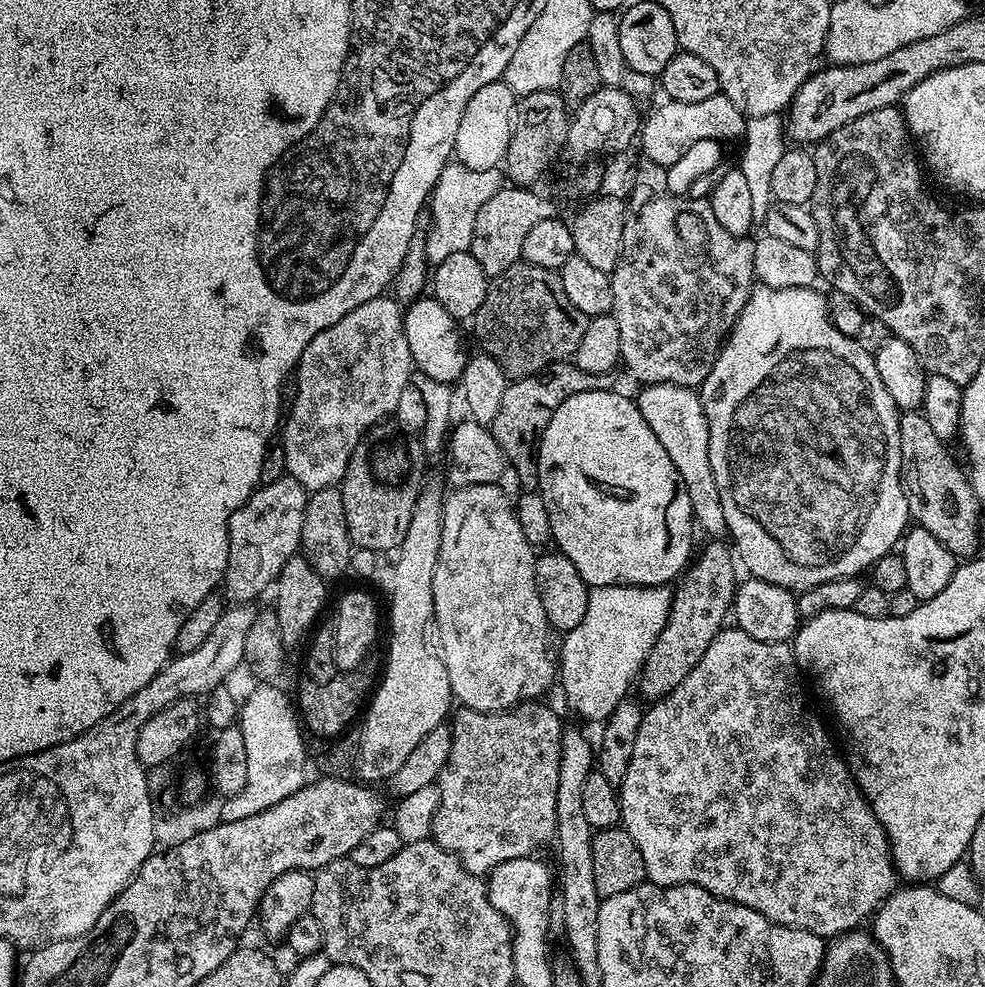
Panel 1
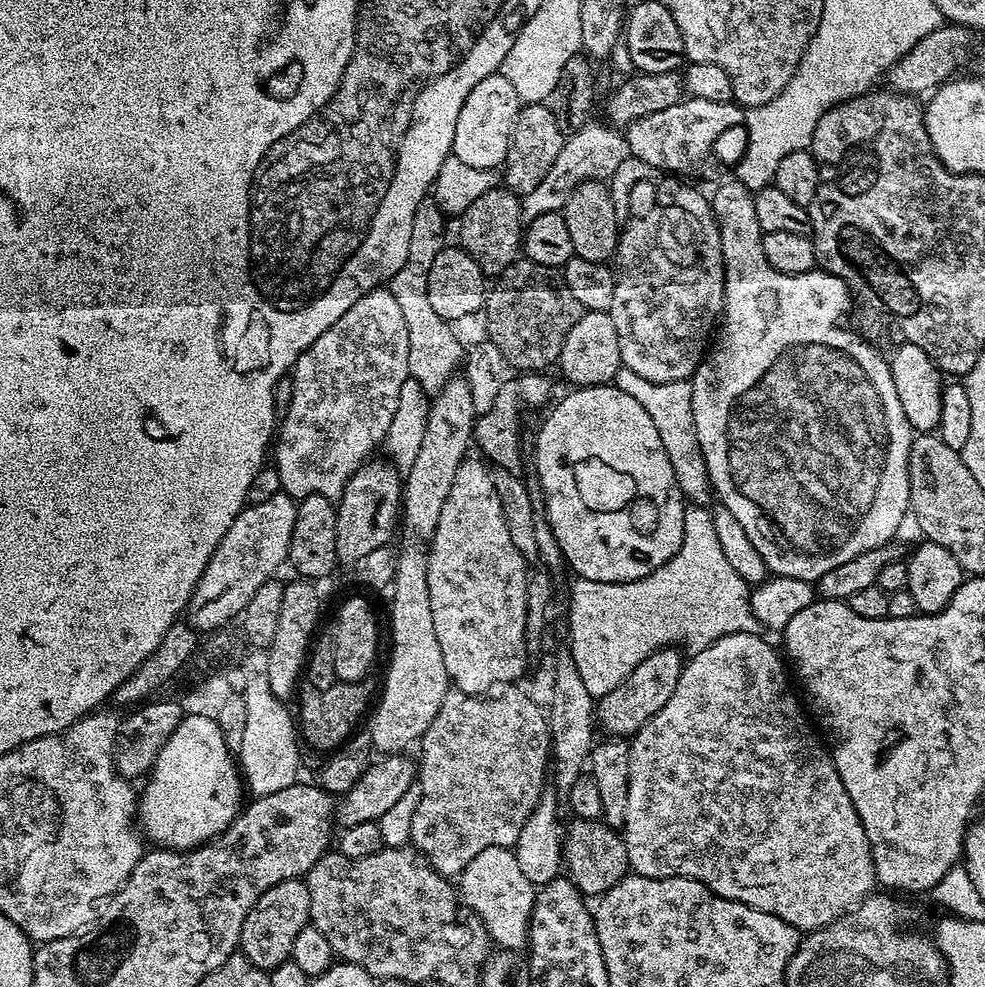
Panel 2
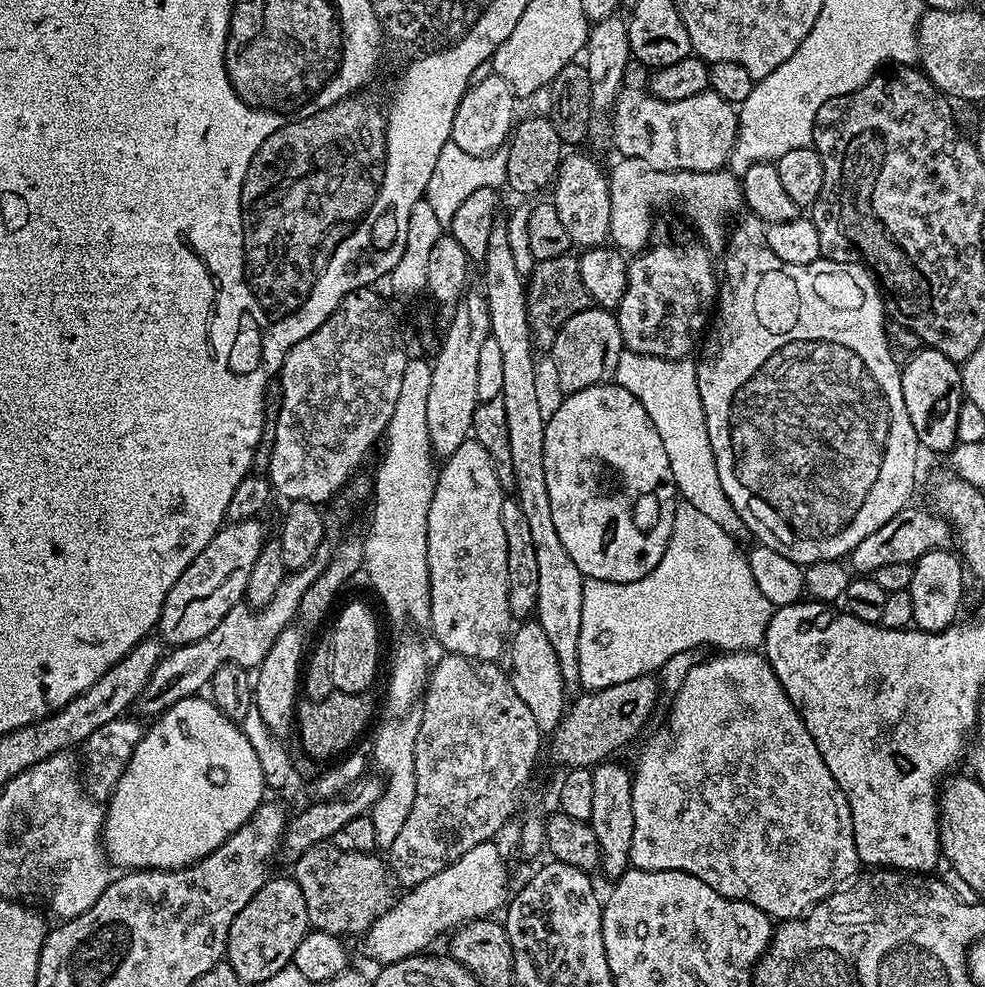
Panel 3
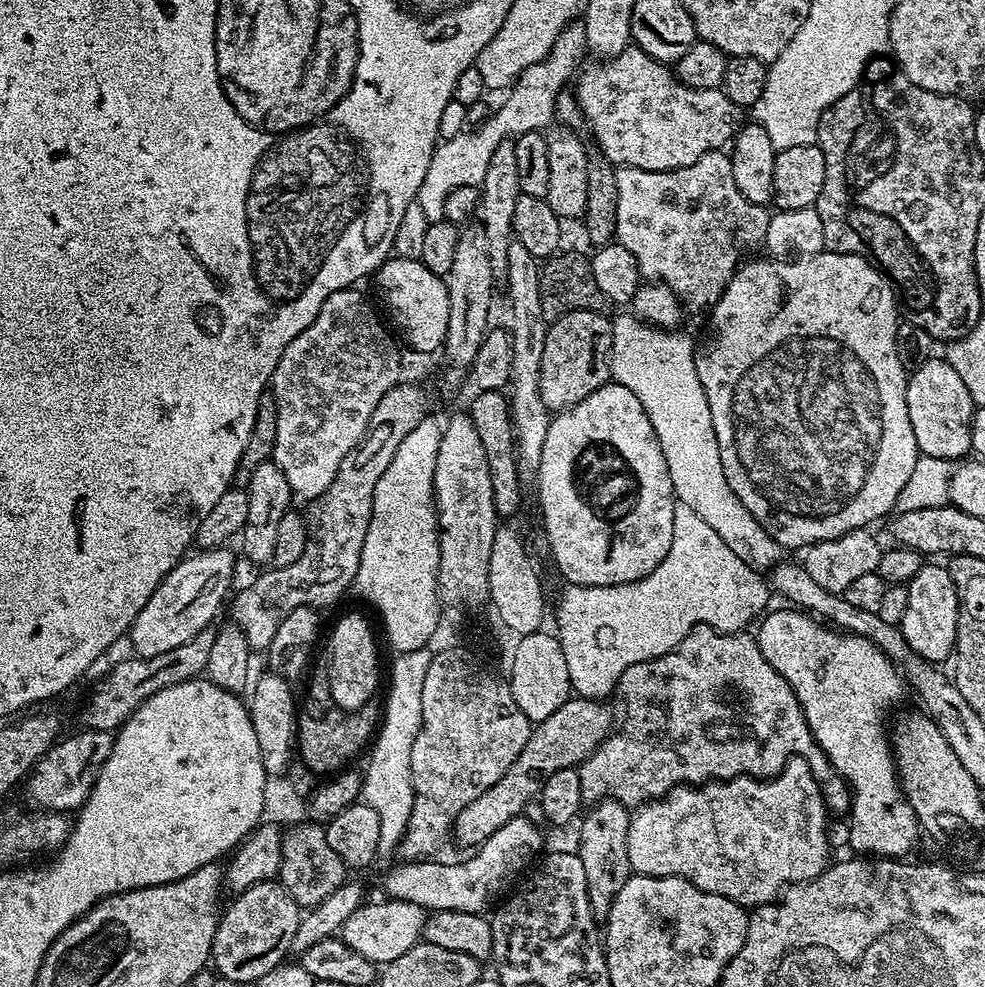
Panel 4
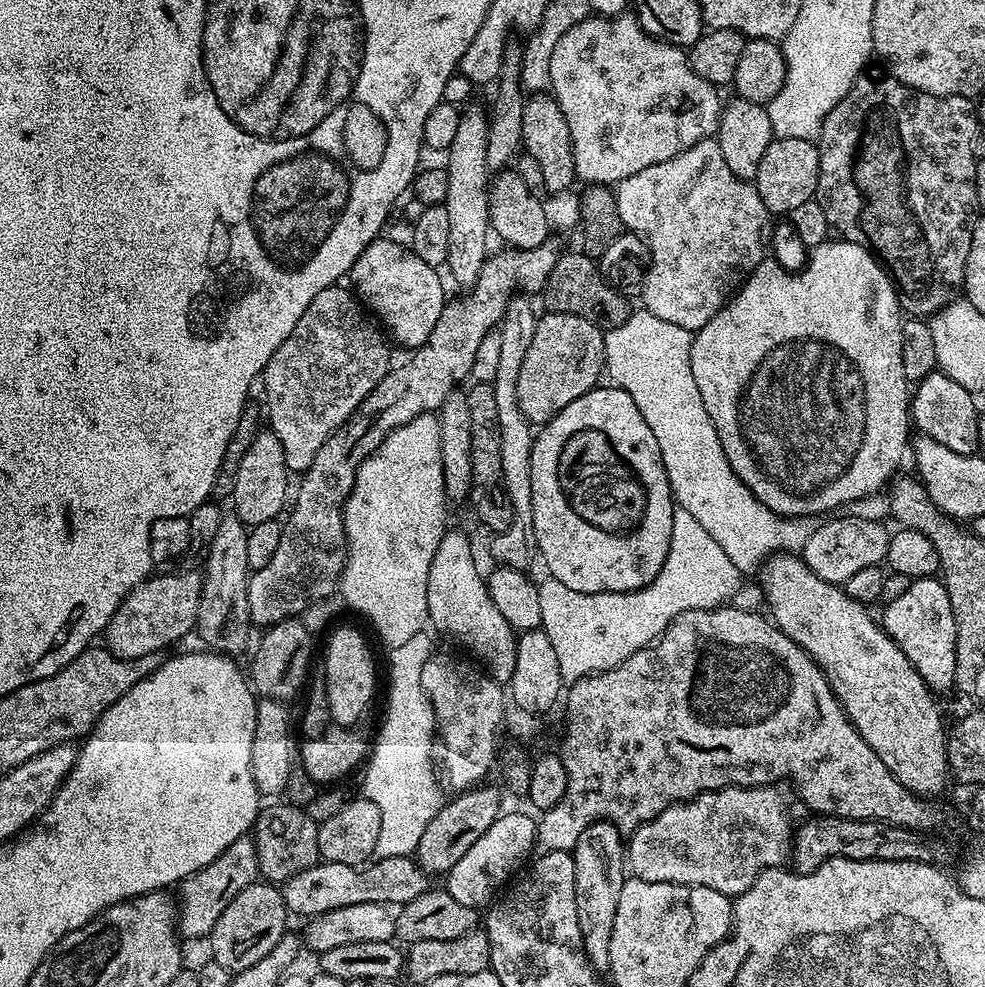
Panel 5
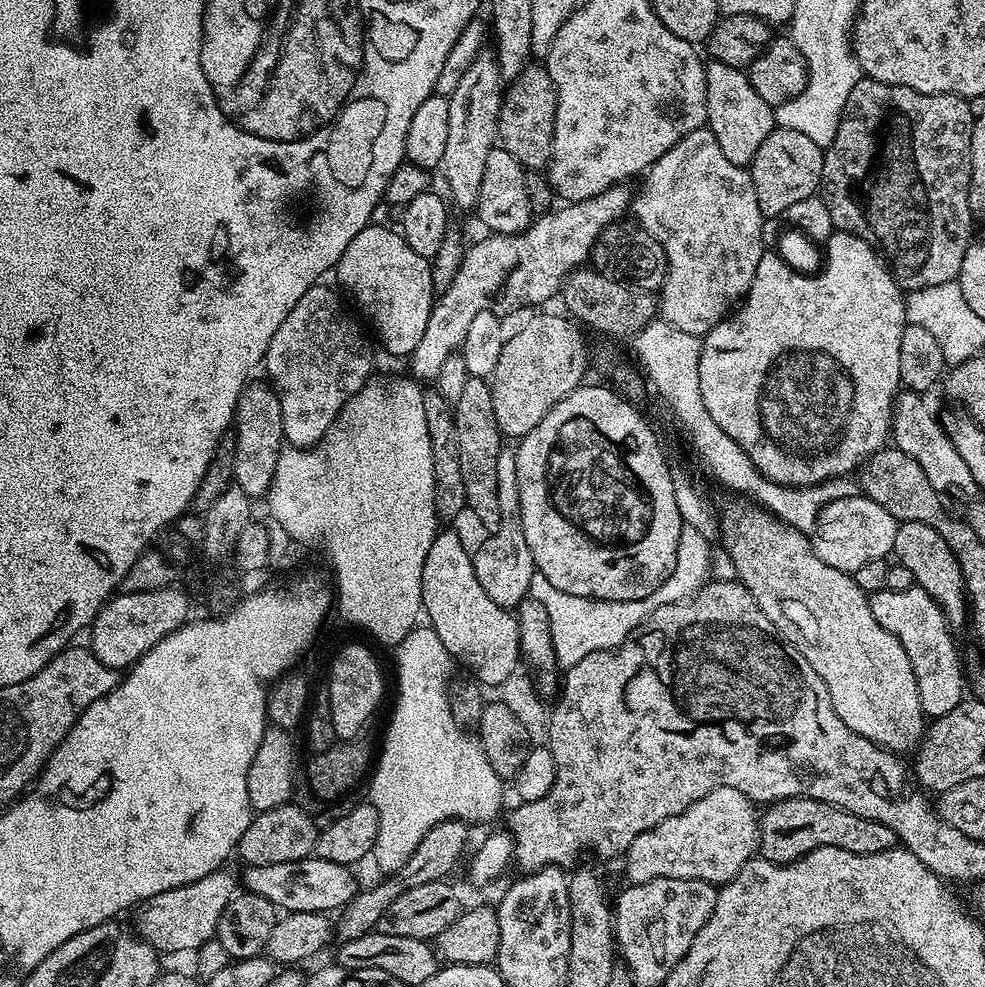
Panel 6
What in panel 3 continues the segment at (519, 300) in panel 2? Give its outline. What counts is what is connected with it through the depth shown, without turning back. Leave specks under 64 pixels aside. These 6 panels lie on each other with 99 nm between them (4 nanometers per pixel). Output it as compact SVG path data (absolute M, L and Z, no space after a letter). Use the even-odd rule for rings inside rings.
M575 255L546 258L536 261L531 276L526 280L528 297L528 325L532 331L532 343L537 349L551 349L556 330L563 326L574 314L590 307L586 286L578 274L578 259Z

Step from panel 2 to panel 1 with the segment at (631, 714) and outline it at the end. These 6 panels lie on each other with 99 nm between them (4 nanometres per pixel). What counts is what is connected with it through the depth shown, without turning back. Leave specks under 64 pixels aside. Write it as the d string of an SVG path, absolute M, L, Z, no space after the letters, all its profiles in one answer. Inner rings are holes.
M720 538L709 539L708 545L701 552L699 549L695 553L682 579L675 585L666 626L662 634L658 634L650 654L646 654L644 667L640 669L639 695L645 701L648 699L648 702L655 702L670 694L670 690L674 690L674 686L678 686L678 682L682 682L682 678L686 678L686 674L690 674L690 670L702 662L706 646L710 646L720 629L725 627L727 620L724 619L729 619L732 600L736 597L738 575L736 576L733 549L727 543L724 545L724 542Z

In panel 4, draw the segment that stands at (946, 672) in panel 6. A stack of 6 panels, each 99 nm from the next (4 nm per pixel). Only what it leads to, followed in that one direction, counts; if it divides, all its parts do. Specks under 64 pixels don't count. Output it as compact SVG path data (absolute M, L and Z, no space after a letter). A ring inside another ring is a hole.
M940 562L925 563L918 574L907 583L910 602L906 614L898 625L906 642L922 658L941 662L953 655L956 646L956 627L958 626L958 594L954 578L950 578L947 567Z

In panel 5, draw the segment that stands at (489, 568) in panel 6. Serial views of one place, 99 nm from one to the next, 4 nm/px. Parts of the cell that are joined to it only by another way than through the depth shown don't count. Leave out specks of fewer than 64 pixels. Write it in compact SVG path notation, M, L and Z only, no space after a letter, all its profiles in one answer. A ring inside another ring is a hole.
M517 294L508 303L504 319L498 328L502 334L502 346L498 350L498 374L490 382L494 390L494 403L498 405L502 476L506 494L514 510L514 518L510 526L506 526L504 532L491 537L492 556L496 559L497 565L521 570L531 569L532 559L535 561L538 556L532 525L532 495L530 494L530 454L534 428L518 406L518 370L522 370L522 358L526 358L526 350L530 350L530 341L534 339L538 319L538 312L532 309L532 304L528 300L531 299Z

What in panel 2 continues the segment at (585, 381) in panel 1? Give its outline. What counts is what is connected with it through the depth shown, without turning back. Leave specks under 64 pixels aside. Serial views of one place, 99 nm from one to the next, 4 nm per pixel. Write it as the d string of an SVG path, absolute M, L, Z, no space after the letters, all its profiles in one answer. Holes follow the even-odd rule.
M530 372L527 374L513 375L506 382L506 386L502 386L502 391L494 398L494 402L490 405L490 410L479 413L476 417L476 430L474 433L474 444L478 449L479 455L491 465L502 470L510 470L511 472L519 473L520 469L520 411L523 410L524 404L529 404L530 407L536 408L539 404L544 404L548 400L548 395L552 392L552 384L547 380L547 375Z

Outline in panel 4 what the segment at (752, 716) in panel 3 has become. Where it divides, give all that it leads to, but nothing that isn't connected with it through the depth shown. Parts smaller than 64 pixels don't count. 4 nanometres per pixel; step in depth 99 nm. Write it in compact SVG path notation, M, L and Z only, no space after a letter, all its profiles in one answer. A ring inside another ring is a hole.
M794 756L784 763L784 769L771 778L754 776L736 776L732 780L717 780L699 786L681 786L672 788L658 800L650 800L639 805L631 813L632 821L628 831L628 853L633 873L642 876L681 876L694 886L706 890L710 894L722 894L722 898L730 898L745 910L759 908L762 904L770 904L783 893L789 884L801 884L803 880L818 878L829 867L828 860L828 819L830 813L824 804L824 795L820 792L820 783L814 778L810 766L802 756Z

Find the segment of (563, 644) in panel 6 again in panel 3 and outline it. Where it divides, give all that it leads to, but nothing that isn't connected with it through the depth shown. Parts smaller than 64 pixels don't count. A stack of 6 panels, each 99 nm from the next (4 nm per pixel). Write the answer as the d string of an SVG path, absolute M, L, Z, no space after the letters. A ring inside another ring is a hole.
M680 500L674 510L674 526L672 527L672 537L666 546L666 554L662 554L662 562L650 570L642 578L634 582L619 584L609 580L590 580L584 581L584 593L582 594L582 628L578 630L578 674L580 683L585 689L605 688L606 686L618 686L618 682L630 682L630 678L638 678L655 673L664 667L664 664L674 654L682 654L693 650L700 650L703 644L713 644L716 650L721 653L726 652L751 652L759 649L766 638L766 630L770 626L770 618L774 611L774 605L758 590L758 582L754 582L754 573L750 571L750 562L748 561L745 549L739 548L737 537L732 536L722 526L716 525L706 514L701 514L690 502Z

